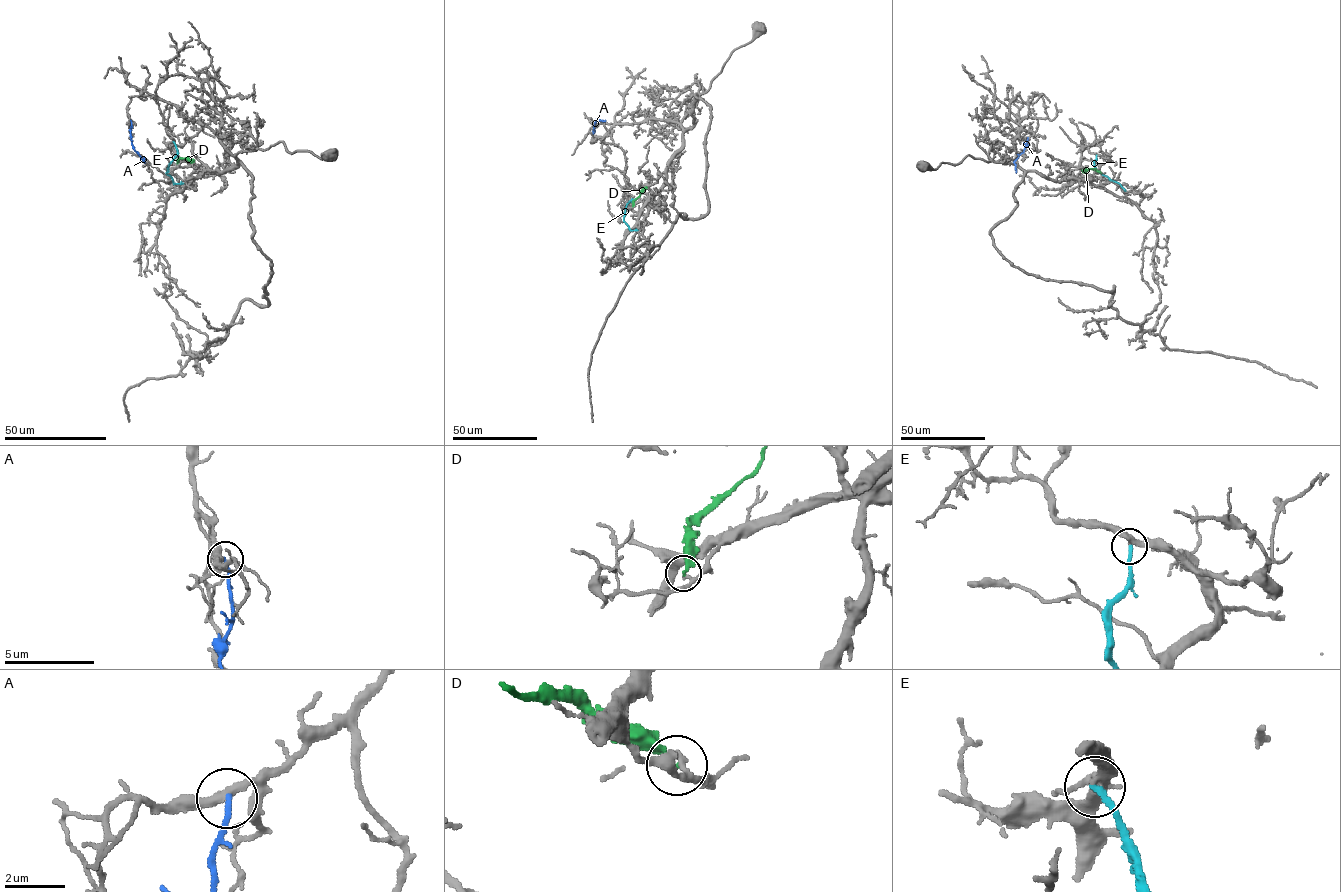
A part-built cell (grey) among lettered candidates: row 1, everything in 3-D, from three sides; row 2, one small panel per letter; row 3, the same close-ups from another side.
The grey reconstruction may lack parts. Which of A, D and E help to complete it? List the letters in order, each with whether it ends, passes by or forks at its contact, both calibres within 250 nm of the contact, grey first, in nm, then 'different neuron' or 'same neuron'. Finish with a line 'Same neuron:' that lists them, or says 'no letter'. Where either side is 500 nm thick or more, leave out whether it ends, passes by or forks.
A: it ends | 320/180 nm | different neuron
D: it ends | 160/220 nm | different neuron
E: it ends | 360/240 nm | different neuron
Same neuron: no letter

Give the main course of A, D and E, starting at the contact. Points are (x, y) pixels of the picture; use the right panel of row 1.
A: (1027, 138), (1026, 146), (1014, 163), (1016, 168)
D: (1101, 173), (1091, 168), (1081, 170)
E: (1096, 155), (1095, 167), (1123, 188)

